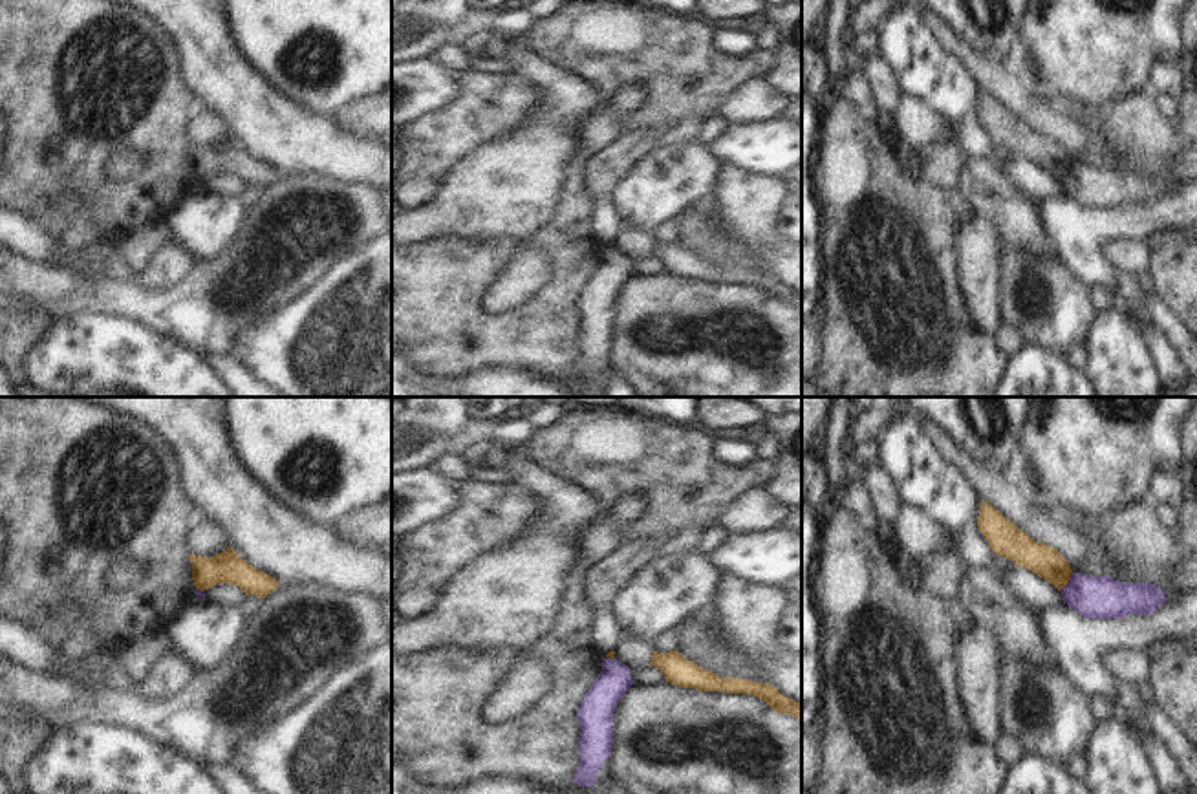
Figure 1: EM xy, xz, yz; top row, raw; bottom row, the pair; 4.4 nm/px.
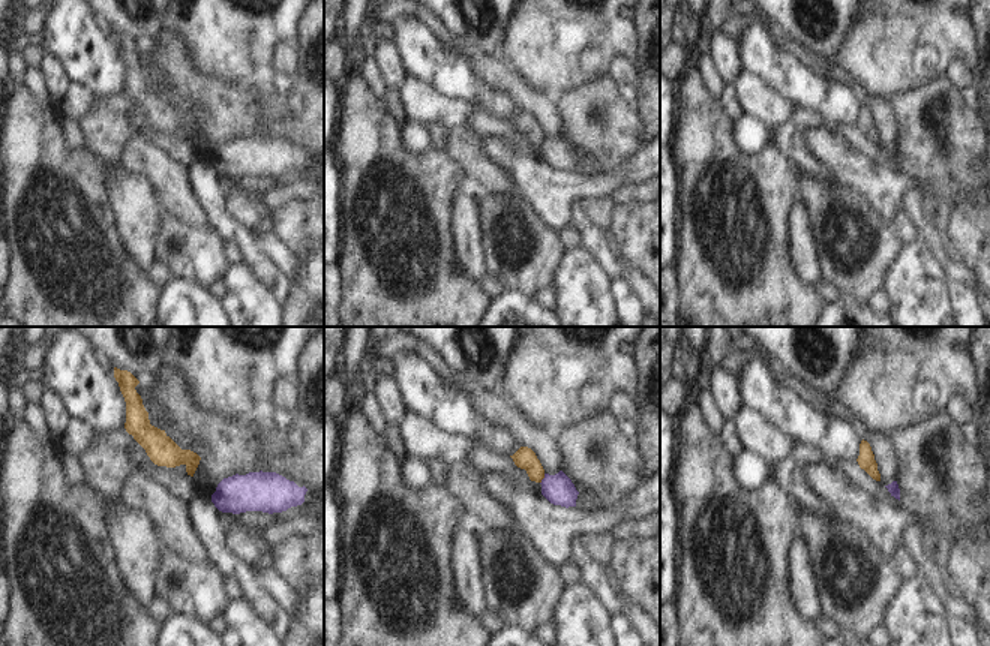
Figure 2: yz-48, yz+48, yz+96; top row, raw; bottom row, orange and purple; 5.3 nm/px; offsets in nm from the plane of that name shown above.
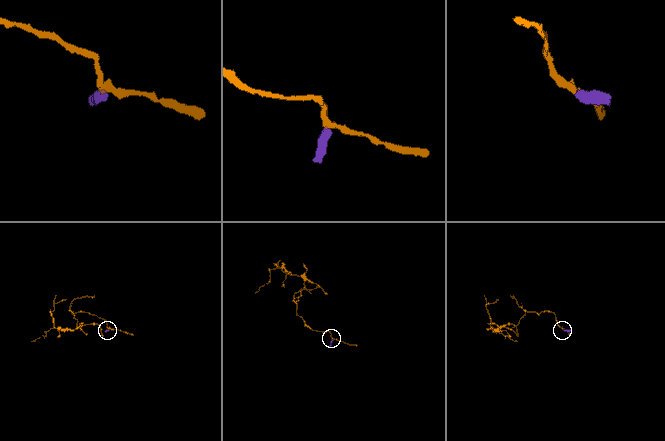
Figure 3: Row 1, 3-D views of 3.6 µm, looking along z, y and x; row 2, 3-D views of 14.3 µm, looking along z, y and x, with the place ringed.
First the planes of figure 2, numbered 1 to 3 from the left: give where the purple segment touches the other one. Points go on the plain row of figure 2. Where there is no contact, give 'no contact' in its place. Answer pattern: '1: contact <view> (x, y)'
1: no contact
2: contact yz+48 (543, 141)
3: no contact

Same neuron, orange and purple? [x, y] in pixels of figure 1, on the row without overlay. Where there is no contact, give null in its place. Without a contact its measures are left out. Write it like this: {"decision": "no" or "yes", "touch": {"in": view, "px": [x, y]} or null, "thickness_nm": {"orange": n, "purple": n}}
{"decision": "no", "touch": {"in": "yz", "px": [1067, 172]}, "thickness_nm": {"orange": 140, "purple": 190}}

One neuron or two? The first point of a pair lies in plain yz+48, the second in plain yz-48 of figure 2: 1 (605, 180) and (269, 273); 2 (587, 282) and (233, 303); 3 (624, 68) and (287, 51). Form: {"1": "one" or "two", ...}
{"1": "one", "2": "one", "3": "one"}

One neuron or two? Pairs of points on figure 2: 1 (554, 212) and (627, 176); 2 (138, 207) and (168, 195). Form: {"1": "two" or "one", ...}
{"1": "one", "2": "two"}

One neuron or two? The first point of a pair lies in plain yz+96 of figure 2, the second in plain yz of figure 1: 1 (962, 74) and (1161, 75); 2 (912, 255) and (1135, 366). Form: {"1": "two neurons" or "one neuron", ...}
{"1": "one neuron", "2": "one neuron"}

